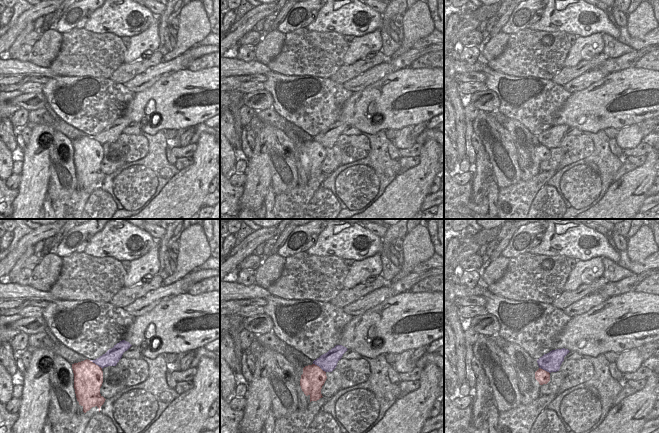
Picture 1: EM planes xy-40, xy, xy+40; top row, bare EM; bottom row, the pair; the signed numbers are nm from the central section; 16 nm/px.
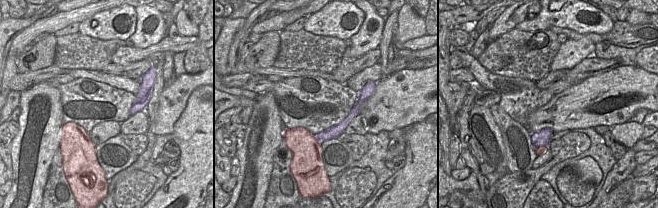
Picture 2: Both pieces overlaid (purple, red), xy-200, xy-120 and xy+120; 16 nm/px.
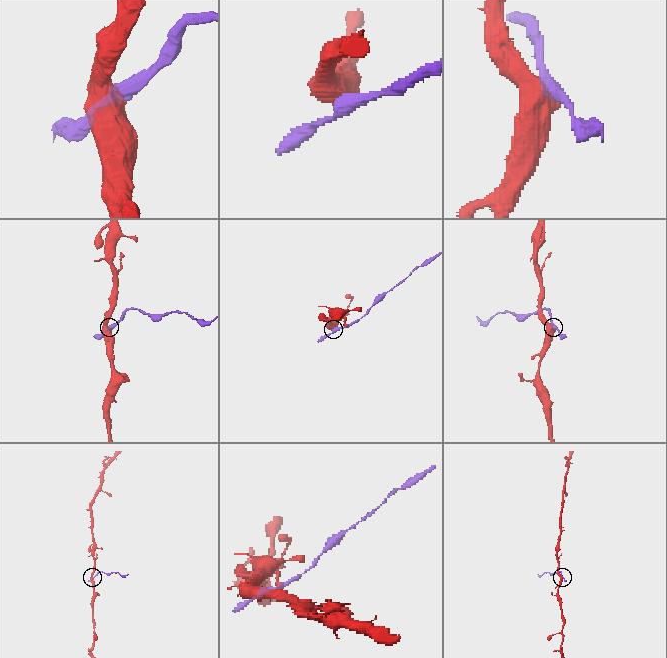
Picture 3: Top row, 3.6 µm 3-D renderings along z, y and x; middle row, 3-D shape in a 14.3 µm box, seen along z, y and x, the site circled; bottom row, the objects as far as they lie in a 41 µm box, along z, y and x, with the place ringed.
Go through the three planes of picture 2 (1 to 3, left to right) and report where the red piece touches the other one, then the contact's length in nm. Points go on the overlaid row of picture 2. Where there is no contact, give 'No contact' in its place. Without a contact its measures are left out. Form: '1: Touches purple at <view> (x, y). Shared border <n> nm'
1: No contact
2: Touches purple at xy-120 (316, 138). Shared border 150 nm
3: Touches purple at xy+120 (541, 145). Shared border 220 nm.

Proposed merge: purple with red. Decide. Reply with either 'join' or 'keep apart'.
keep apart

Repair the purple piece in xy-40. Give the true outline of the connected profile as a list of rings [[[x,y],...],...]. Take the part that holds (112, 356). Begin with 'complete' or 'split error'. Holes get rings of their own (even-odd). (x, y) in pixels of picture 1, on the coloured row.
complete | [[[122,340],[99,358],[90,361],[102,369],[108,366],[116,366],[119,360],[122,358],[123,353],[127,351],[131,346],[132,345],[129,342]]]

